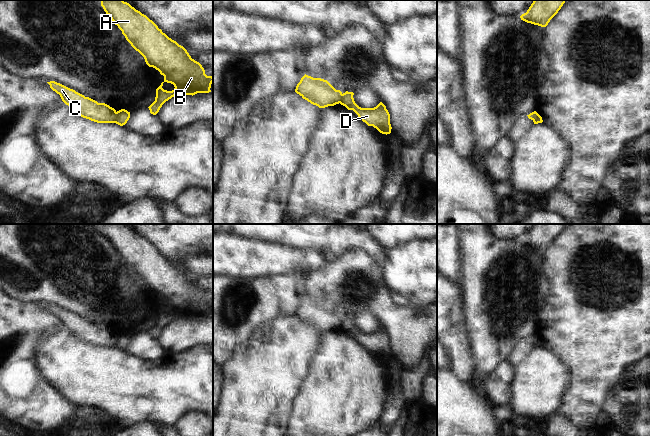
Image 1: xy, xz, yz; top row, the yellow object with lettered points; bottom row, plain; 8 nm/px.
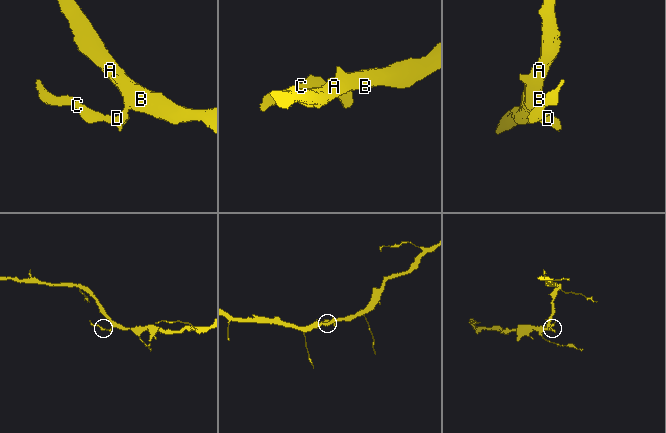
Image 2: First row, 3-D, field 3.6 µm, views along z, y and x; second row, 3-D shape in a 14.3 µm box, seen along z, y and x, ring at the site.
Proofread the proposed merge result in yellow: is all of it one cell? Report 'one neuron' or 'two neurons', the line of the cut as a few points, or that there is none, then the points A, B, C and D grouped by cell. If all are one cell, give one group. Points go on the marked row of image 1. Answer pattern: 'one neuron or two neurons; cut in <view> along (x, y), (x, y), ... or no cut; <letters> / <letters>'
two neurons; cut in xy along (116, 112), (116, 120), (114, 122); A B D / C

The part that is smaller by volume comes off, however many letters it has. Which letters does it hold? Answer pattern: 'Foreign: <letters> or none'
Foreign: C

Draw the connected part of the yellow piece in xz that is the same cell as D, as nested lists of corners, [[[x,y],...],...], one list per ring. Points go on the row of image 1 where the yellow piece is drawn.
[[[346,91],[343,93],[340,104],[348,110],[353,110],[368,126],[373,126],[382,134],[390,134],[392,127],[390,124],[390,114],[386,106],[380,102],[374,108],[361,108],[355,103],[353,95],[353,92]]]

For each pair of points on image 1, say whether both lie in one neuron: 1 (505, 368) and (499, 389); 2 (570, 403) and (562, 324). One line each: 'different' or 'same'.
1: same
2: same

